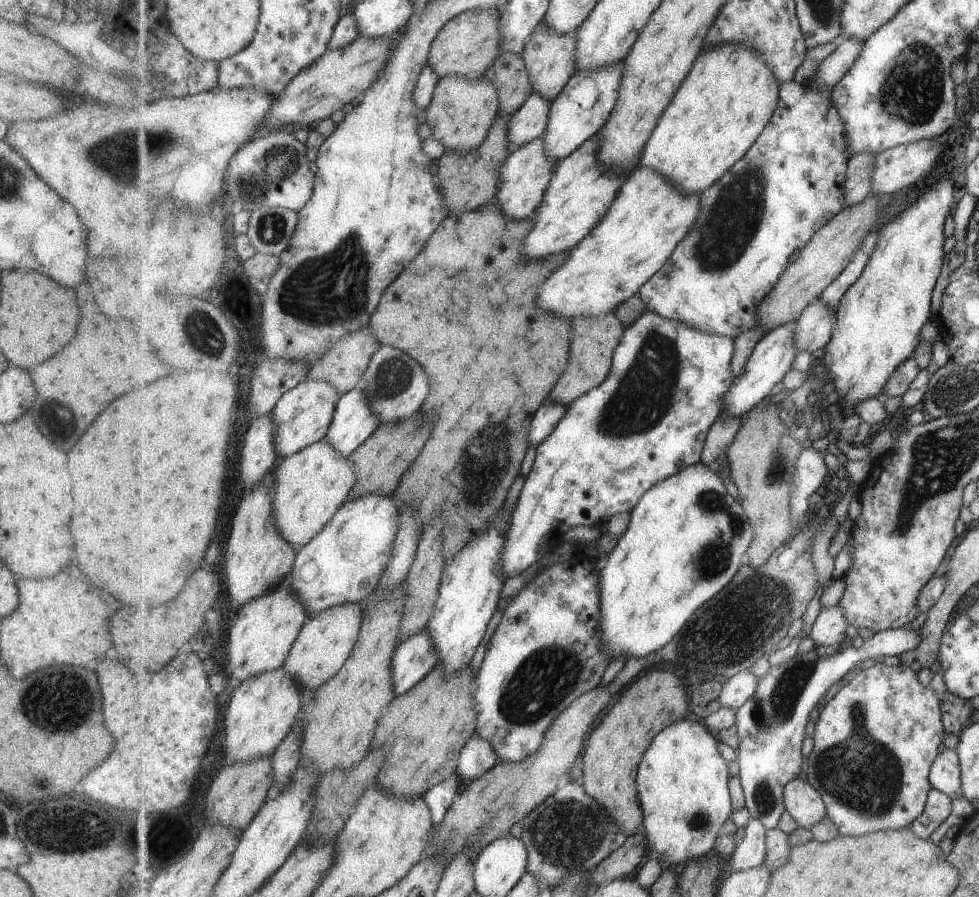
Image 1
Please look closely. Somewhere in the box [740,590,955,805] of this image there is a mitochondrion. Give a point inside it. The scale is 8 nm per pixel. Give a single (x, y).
(769, 713)

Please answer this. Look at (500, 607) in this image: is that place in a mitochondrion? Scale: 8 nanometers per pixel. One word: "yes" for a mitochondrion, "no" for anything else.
no

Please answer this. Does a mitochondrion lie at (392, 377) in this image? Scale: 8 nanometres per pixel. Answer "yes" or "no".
yes

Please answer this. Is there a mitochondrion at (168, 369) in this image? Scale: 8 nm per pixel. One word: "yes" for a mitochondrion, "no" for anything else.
no

